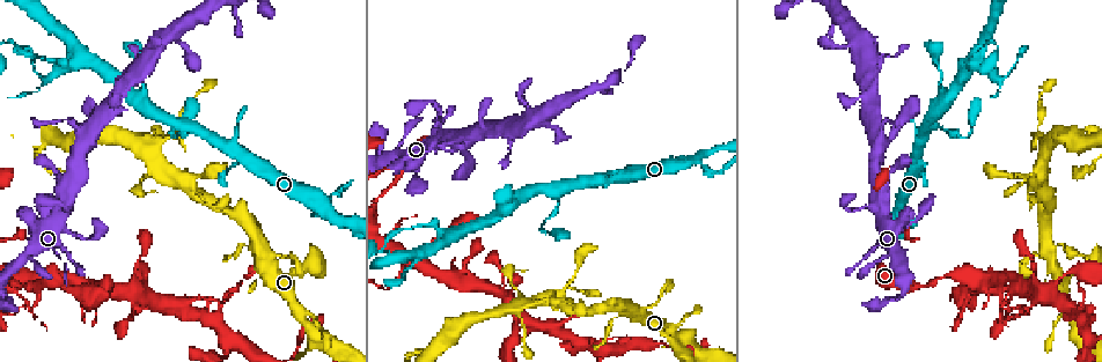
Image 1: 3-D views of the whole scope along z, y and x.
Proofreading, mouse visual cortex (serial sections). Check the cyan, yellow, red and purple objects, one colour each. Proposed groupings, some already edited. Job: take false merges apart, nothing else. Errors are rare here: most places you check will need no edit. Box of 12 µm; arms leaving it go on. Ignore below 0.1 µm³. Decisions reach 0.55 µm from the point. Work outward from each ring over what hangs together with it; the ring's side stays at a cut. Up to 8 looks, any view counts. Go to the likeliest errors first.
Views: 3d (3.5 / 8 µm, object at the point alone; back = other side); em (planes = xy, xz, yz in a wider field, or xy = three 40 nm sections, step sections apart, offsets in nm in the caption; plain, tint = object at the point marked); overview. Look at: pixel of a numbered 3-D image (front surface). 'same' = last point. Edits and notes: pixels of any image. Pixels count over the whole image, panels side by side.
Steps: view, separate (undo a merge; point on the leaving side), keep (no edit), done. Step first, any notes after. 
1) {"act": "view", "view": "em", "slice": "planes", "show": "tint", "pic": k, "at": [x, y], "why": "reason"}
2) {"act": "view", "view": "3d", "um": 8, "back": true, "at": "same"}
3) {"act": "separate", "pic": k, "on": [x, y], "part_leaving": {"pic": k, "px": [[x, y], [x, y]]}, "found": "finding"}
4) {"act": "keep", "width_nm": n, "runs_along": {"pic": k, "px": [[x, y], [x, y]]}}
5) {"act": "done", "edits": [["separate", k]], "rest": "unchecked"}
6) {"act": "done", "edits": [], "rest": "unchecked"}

{"act": "view", "view": "3d", "um": 3.5, "back": true, "pic": 1, "at": [967, 60], "why": "calibre changes"}

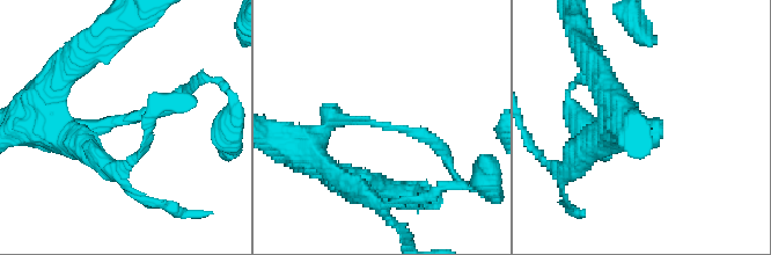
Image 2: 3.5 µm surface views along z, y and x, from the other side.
{"act": "view", "view": "em", "slice": "xy", "step": 3, "show": "tint", "pic": 2, "at": [119, 120], "arm_widths_nm": [200, 200], "why": "need the tissue"}

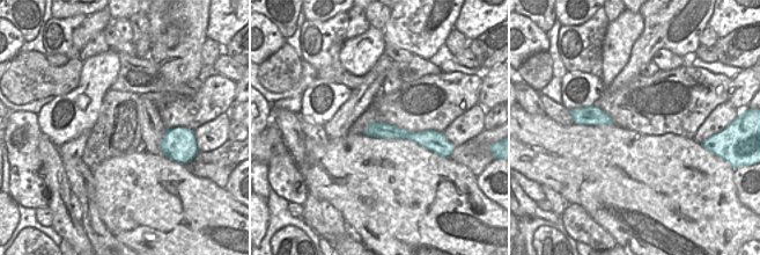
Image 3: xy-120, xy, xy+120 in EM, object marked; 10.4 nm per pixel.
{"act": "view", "view": "em", "slice": "xy", "step": 2, "show": "tint", "at": "same", "why": "another direction"}

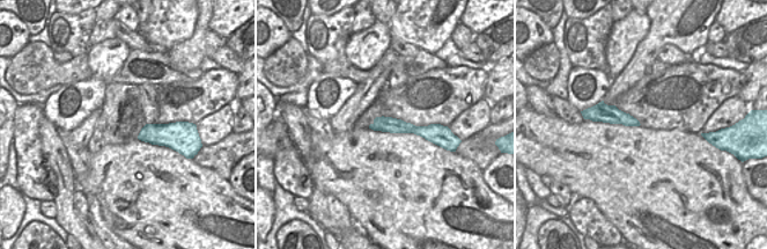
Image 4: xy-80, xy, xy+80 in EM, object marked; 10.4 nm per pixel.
{"act": "keep", "runs_along": {"pic": 4, "px": [[374, 125], [435, 130]]}, "found": "all the same cell"}

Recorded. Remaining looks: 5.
{"act": "view", "view": "3d", "um": 3.5, "pic": 1, "at": [135, 290], "why": "calibre changes"}

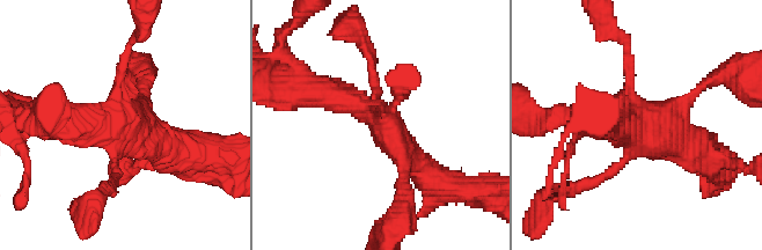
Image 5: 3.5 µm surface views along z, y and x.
{"act": "view", "view": "em", "slice": "xy", "step": 2, "show": "tint", "pic": 5, "at": [115, 125]}

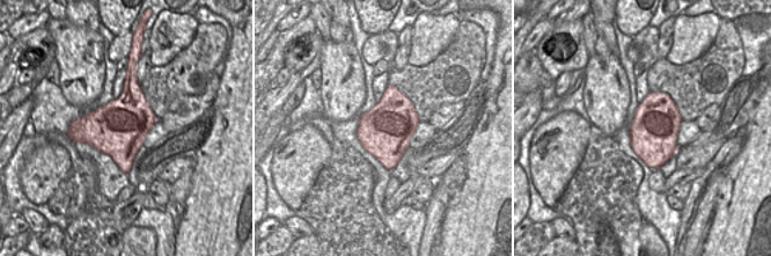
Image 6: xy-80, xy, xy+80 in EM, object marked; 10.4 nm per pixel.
{"act": "keep", "width_nm": 550, "runs_along": {"pic": 5, "px": [[303, 88], [367, 109], [420, 168]]}, "found": "all the same cell"}

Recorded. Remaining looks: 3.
{"act": "view", "view": "3d", "um": 3.5, "pic": 1, "at": [1000, 301], "why": "thin neck"}

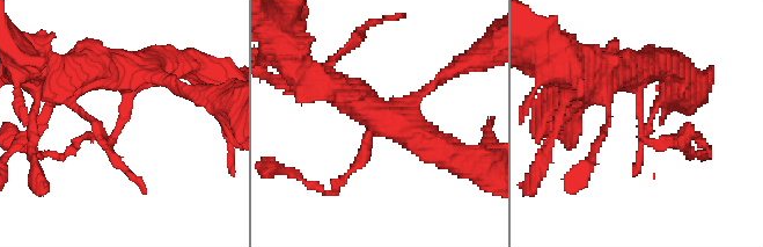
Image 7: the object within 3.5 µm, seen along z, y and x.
{"act": "view", "view": "em", "slice": "planes", "show": "tint", "pic": 7, "at": [639, 127], "arm_widths_nm": [150, 400]}

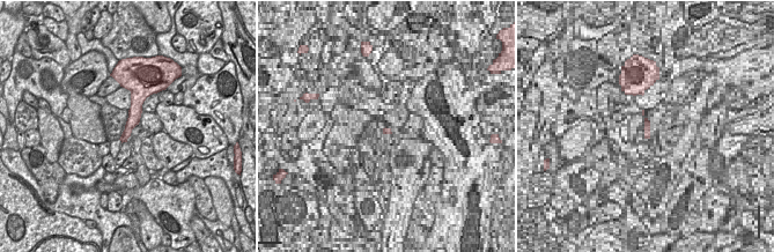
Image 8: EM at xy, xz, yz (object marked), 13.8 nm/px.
{"act": "keep", "runs_along": {"pic": 7, "px": [[624, 71], [648, 142], [696, 135]]}, "found": "continuous, no second cell"}

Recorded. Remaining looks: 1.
{"act": "done", "edits": [], "rest": "unchecked"}

